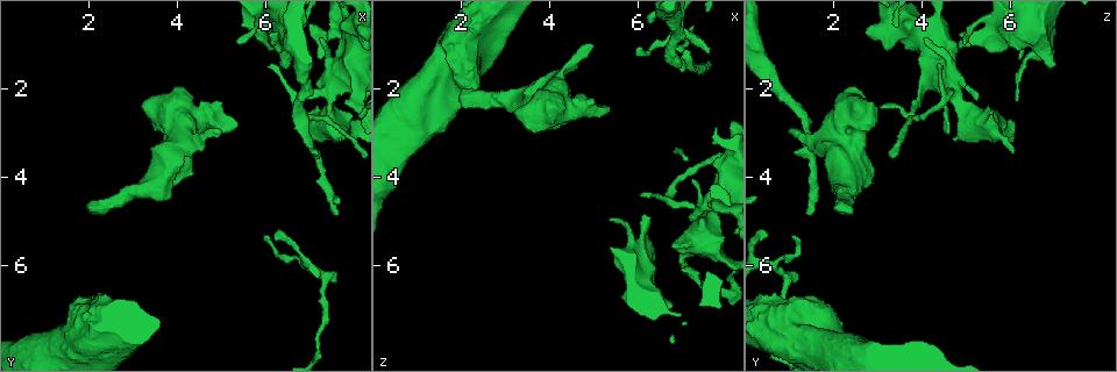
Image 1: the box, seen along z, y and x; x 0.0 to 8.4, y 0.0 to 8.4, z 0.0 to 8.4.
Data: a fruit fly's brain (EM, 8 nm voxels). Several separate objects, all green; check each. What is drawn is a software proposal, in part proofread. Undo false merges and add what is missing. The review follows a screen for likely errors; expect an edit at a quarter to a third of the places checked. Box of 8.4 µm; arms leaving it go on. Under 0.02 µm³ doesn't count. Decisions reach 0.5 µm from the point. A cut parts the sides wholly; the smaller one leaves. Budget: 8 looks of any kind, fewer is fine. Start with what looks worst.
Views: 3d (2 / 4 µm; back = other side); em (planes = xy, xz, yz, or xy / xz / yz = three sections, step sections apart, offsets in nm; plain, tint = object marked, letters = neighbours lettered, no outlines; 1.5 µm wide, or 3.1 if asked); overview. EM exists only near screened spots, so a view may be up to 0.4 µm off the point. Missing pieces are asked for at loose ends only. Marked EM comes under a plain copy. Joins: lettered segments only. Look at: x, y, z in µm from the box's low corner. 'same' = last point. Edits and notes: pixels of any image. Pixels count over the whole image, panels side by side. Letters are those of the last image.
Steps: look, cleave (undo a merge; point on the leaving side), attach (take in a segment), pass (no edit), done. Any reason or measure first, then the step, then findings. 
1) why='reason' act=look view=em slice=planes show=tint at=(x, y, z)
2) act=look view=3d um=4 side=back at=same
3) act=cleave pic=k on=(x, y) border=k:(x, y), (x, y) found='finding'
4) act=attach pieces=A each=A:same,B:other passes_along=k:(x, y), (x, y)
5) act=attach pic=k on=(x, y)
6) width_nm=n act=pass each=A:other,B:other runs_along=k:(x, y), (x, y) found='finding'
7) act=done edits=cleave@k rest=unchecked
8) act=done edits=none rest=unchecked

why='thin end' act=look view=em slice=planes show=letters at=(7.65, 4.85, 1.45)

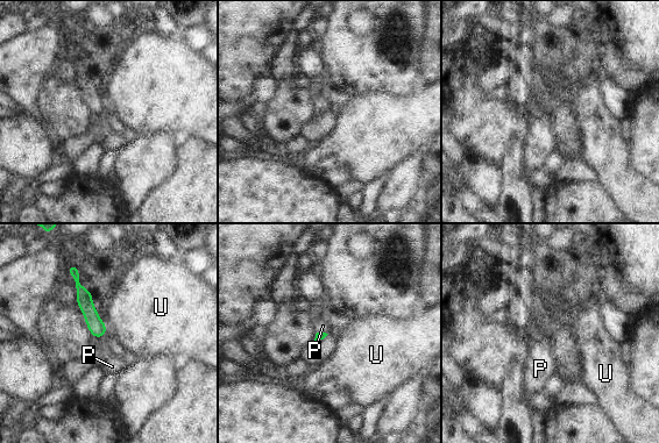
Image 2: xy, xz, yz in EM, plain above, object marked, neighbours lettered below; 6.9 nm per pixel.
longest_contact=P:80nm act=attach pieces=P each=P:same,U:other passes_along=2:(319, 336), (323, 333), (323, 326) found='it goes on there'

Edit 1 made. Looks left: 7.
why='stops while still wide' act=look view=em slice=planes show=tint at=(5.30, 2.80, 2.50)

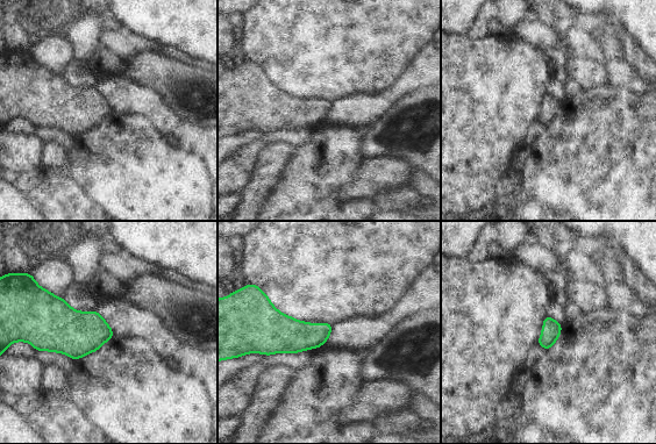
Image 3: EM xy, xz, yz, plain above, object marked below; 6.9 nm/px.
act=look view=em slice=planes show=letters at=same

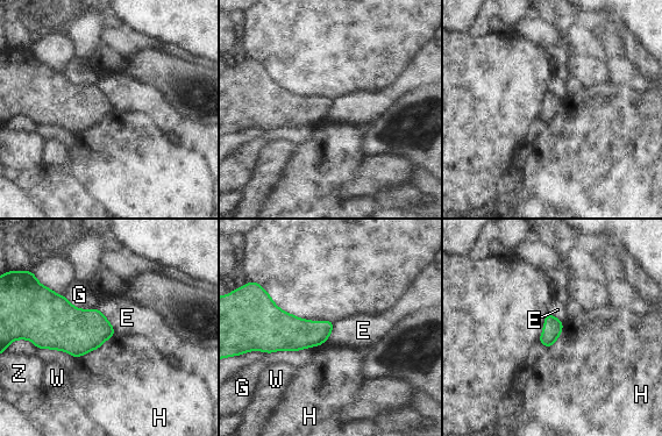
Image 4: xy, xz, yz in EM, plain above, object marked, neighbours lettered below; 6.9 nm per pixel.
longest_contact=H:320nm act=pass each=E:other,G:other,H:other,W:other,Z:other border=4:(115, 334), (98, 348), (76, 358) found='none of them fits'

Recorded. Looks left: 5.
why='free end' act=look view=em um=3.1 slice=planes show=letters at=(2.15, 6.75, 1.40)

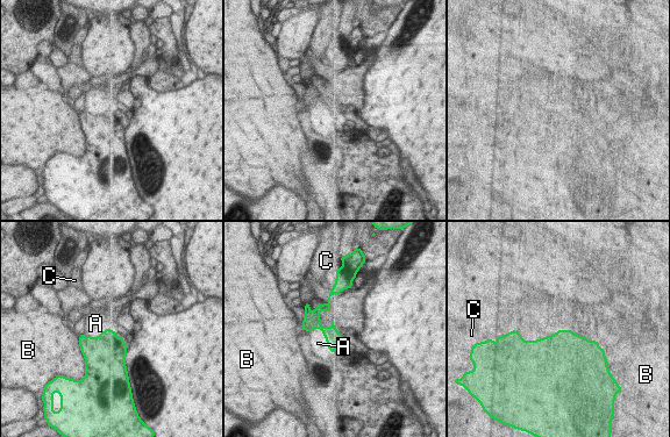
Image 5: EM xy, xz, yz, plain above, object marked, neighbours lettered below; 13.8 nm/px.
act=pass each=A:other,B:other,C:other found='no lettered segment goes on from it'

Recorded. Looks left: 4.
act=done edits=attach@2 rest=unchecked

